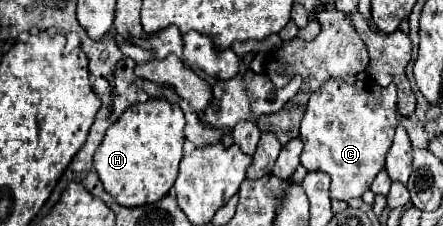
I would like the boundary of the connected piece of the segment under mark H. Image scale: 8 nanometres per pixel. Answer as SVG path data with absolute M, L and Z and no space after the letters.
M165 97L149 99L147 103L135 103L129 109L123 111L123 115L107 129L103 143L97 147L93 165L99 173L99 179L105 187L105 191L125 207L137 207L145 203L155 203L161 197L167 195L167 191L173 187L179 171L179 161L183 157L183 127L185 117L177 103L169 103Z

